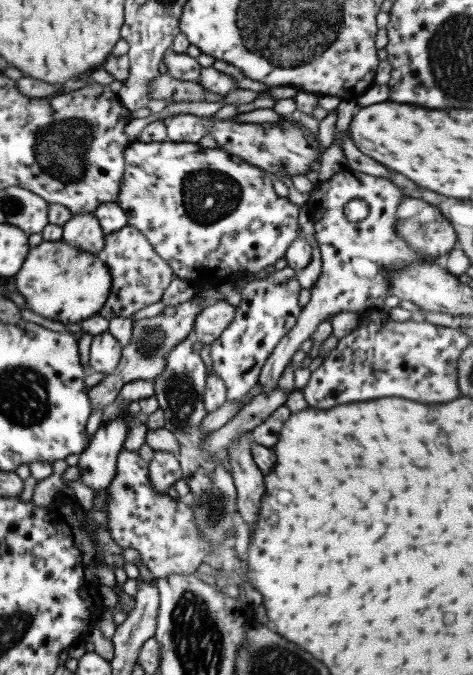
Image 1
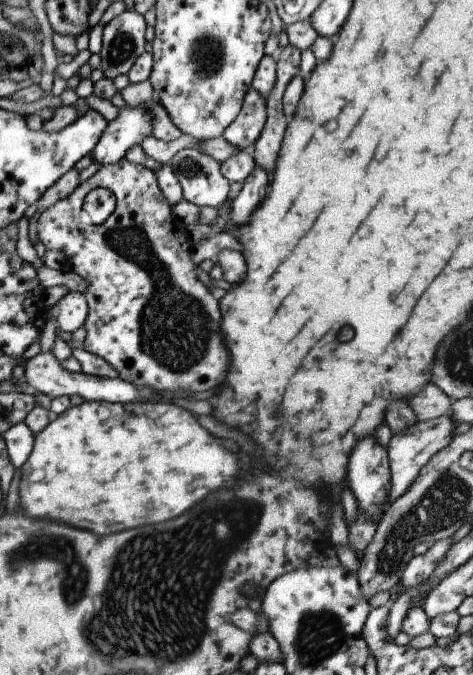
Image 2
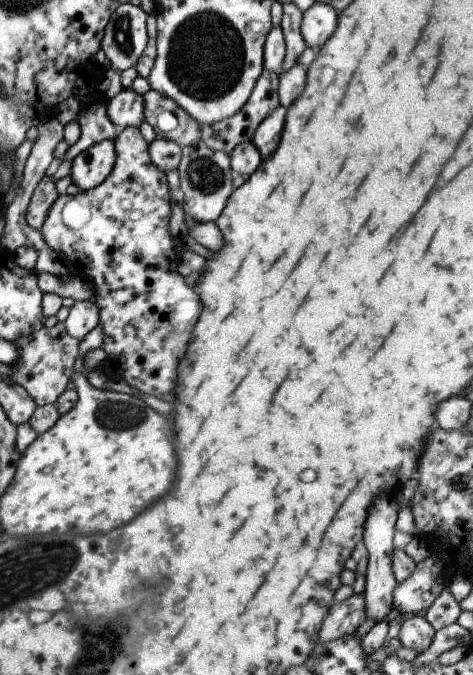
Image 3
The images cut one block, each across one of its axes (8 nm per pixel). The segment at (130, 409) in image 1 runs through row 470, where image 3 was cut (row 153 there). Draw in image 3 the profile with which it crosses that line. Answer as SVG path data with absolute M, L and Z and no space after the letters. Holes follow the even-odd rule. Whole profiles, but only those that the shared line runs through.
M103 140L87 148L76 156L71 166L70 175L73 184L83 191L102 184L113 171L116 162L114 140Z

